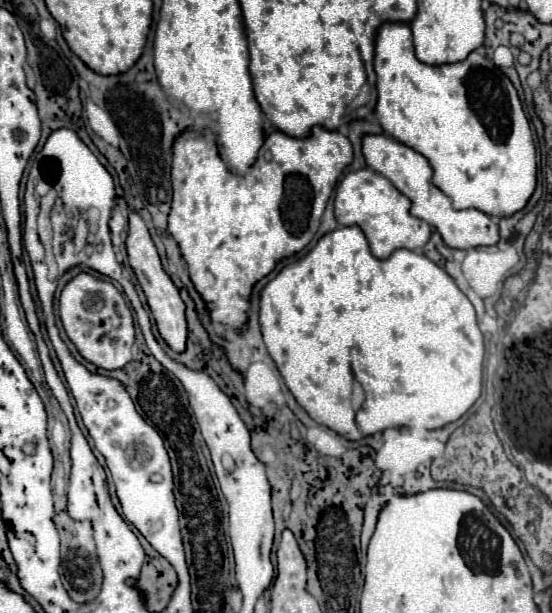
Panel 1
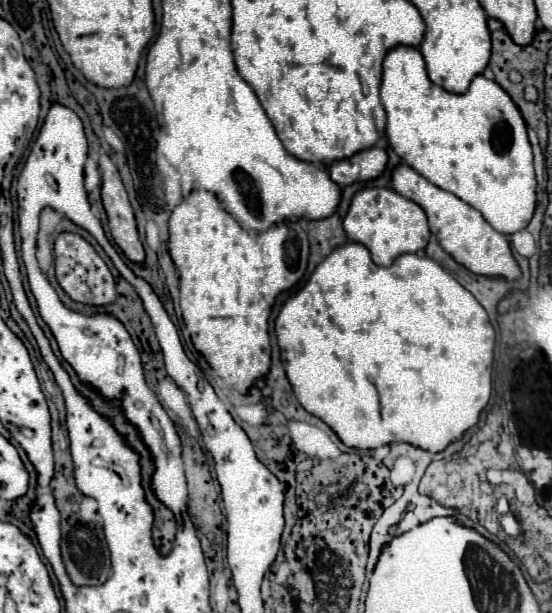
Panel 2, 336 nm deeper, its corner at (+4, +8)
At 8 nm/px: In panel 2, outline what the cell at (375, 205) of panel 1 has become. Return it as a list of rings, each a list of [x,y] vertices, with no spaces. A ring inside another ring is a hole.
[[[361,188],[343,218],[343,228],[353,242],[361,242],[379,266],[391,266],[399,254],[419,252],[429,242],[427,216],[413,200],[397,194],[393,188]]]

